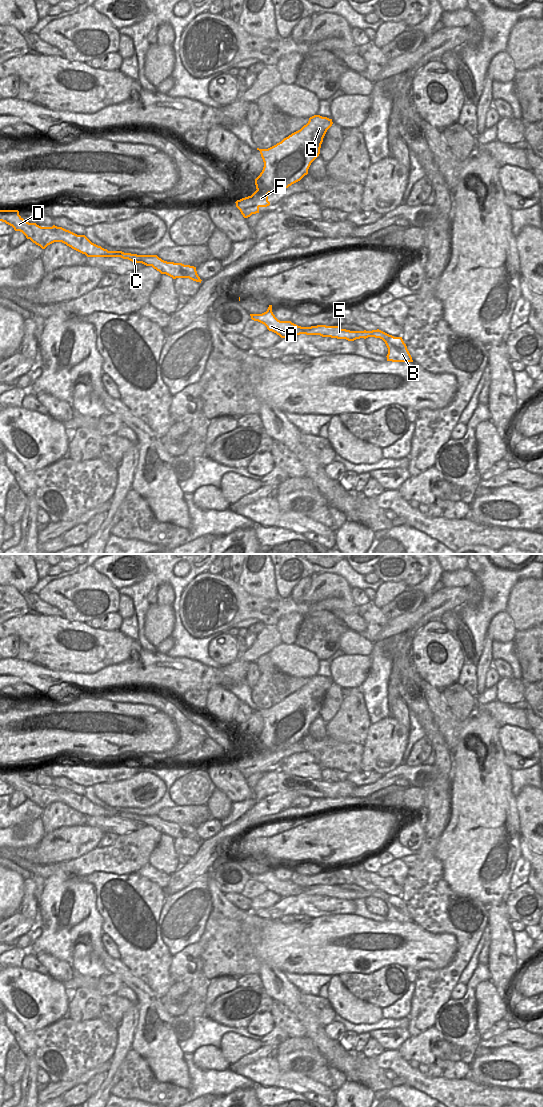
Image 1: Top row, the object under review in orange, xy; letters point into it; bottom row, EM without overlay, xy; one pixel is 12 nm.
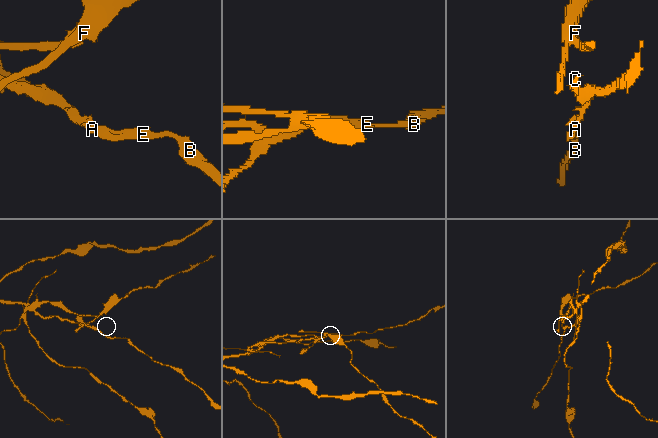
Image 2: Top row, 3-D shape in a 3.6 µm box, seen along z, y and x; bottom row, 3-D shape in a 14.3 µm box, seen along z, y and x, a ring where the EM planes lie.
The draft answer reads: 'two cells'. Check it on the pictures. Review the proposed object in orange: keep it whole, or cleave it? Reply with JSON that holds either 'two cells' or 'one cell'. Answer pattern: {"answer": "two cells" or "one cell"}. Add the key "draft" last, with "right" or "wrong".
{"answer": "two cells", "draft": "right"}

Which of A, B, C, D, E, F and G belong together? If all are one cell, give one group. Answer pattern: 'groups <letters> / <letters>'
groups A B C D E / F G

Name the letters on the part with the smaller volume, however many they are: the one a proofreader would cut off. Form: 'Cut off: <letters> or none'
Cut off: F, G

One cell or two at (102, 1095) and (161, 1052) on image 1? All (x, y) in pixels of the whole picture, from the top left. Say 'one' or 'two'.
two

